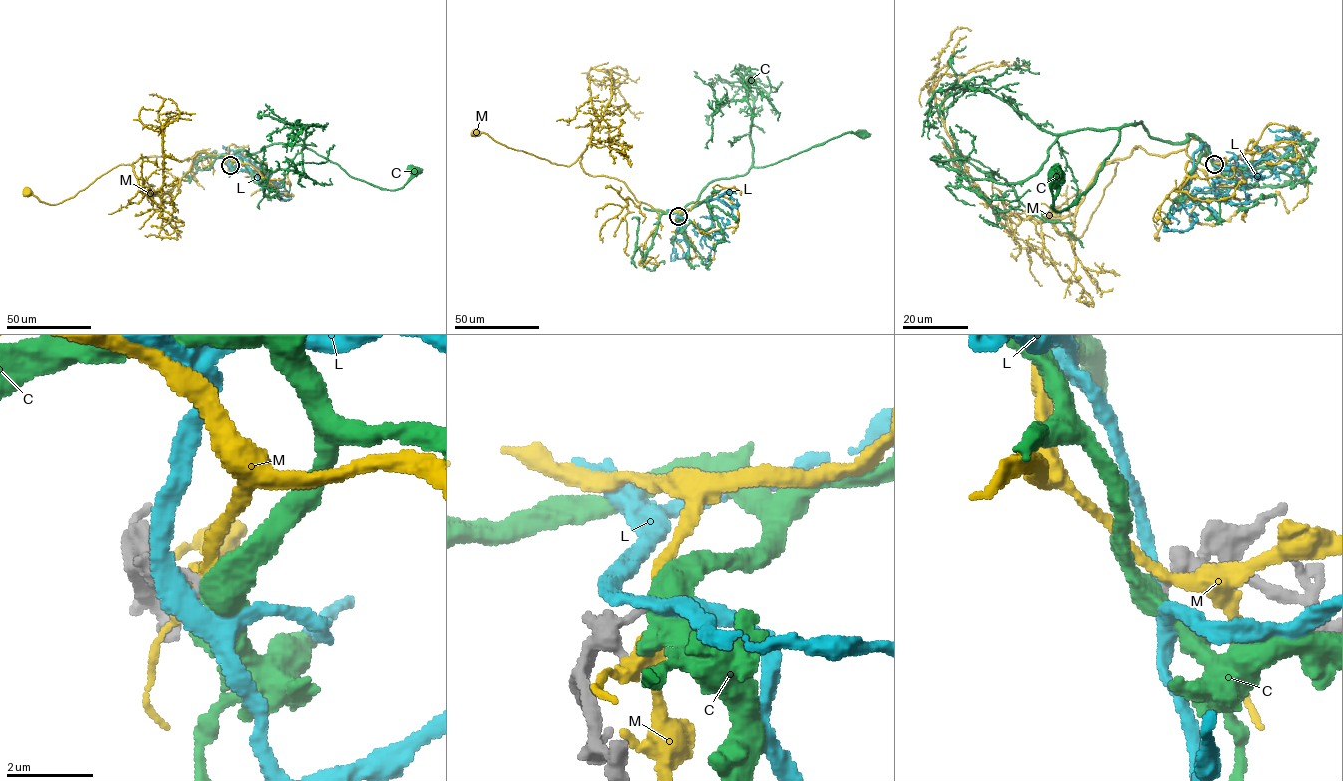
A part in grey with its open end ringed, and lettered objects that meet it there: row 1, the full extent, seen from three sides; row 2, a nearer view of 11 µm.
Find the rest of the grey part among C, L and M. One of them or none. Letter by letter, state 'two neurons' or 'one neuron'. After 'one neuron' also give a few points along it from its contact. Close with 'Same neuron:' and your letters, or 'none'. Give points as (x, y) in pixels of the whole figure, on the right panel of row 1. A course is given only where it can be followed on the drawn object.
C: two neurons
L: two neurons
M: two neurons
Same neuron: none

